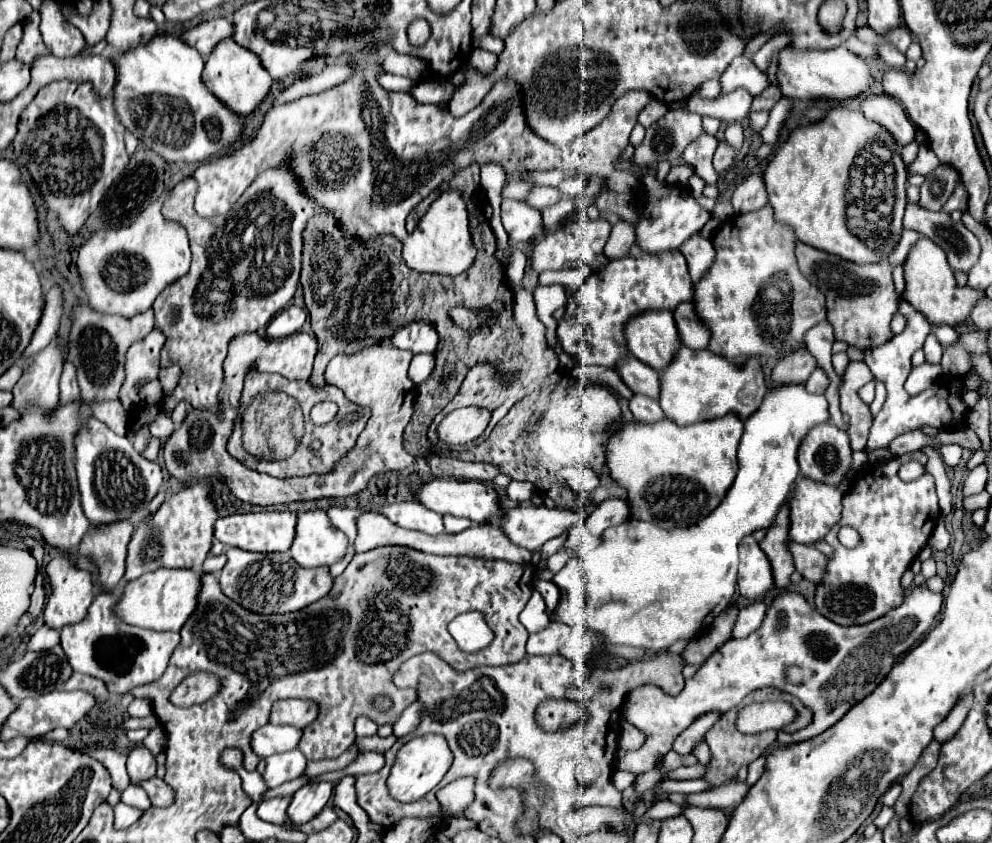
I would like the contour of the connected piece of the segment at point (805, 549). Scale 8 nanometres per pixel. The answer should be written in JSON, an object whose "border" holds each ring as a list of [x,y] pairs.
{"border":[[[791,543],[791,553],[795,557],[795,569],[807,581],[819,585],[825,577],[827,557],[821,551],[817,551],[813,545],[799,545],[799,543]]]}

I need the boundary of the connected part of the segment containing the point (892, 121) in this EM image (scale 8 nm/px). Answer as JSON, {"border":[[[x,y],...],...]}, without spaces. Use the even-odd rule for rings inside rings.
{"border":[[[869,93],[869,97],[859,97],[859,105],[865,117],[877,121],[887,131],[891,131],[899,145],[907,145],[915,139],[915,125],[893,97]]]}

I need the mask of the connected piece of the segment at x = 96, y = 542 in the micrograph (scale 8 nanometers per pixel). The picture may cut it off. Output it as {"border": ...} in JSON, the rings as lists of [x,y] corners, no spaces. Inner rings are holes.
{"border":[[[115,521],[113,525],[89,529],[81,541],[81,553],[89,555],[99,567],[99,575],[93,577],[93,583],[103,585],[105,591],[113,591],[125,573],[127,543],[131,533],[131,521]]]}

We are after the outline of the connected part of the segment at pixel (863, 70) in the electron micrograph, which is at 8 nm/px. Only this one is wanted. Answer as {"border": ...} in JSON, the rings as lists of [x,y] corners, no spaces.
{"border":[[[843,45],[827,51],[815,51],[815,53],[807,53],[807,49],[785,47],[773,55],[771,65],[767,69],[767,79],[769,83],[777,85],[785,97],[799,97],[799,99],[827,97],[835,101],[845,101],[865,95],[871,91],[871,83],[873,83],[867,61],[847,51],[847,47]]]}

